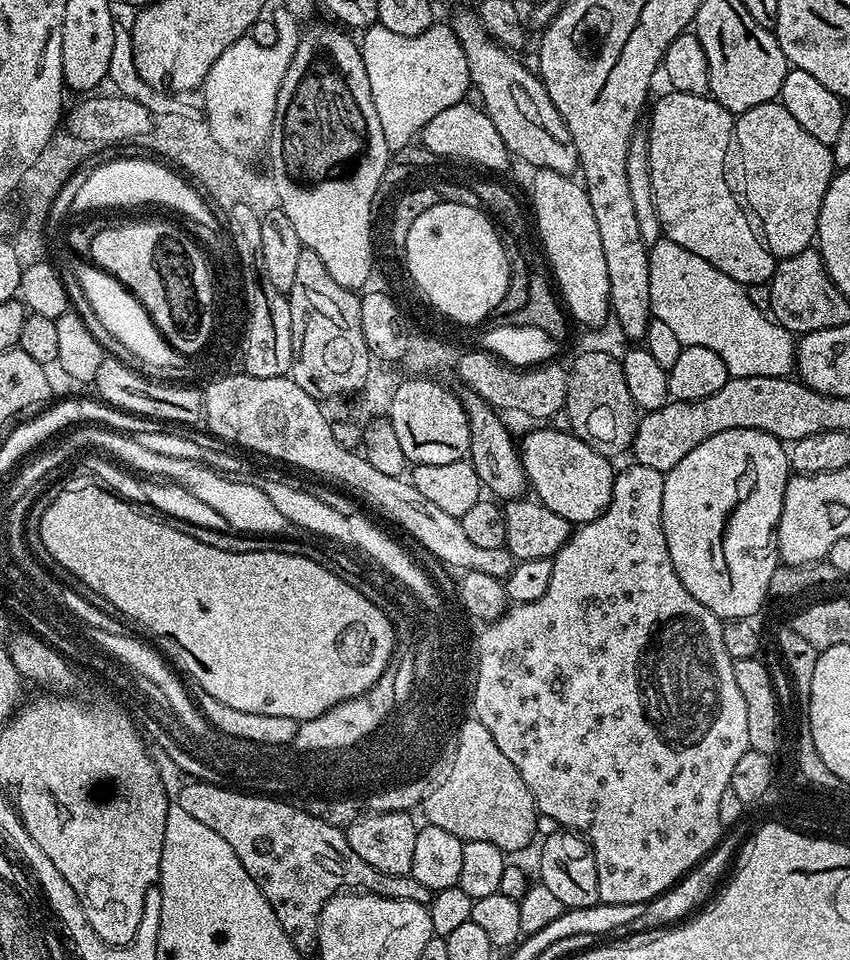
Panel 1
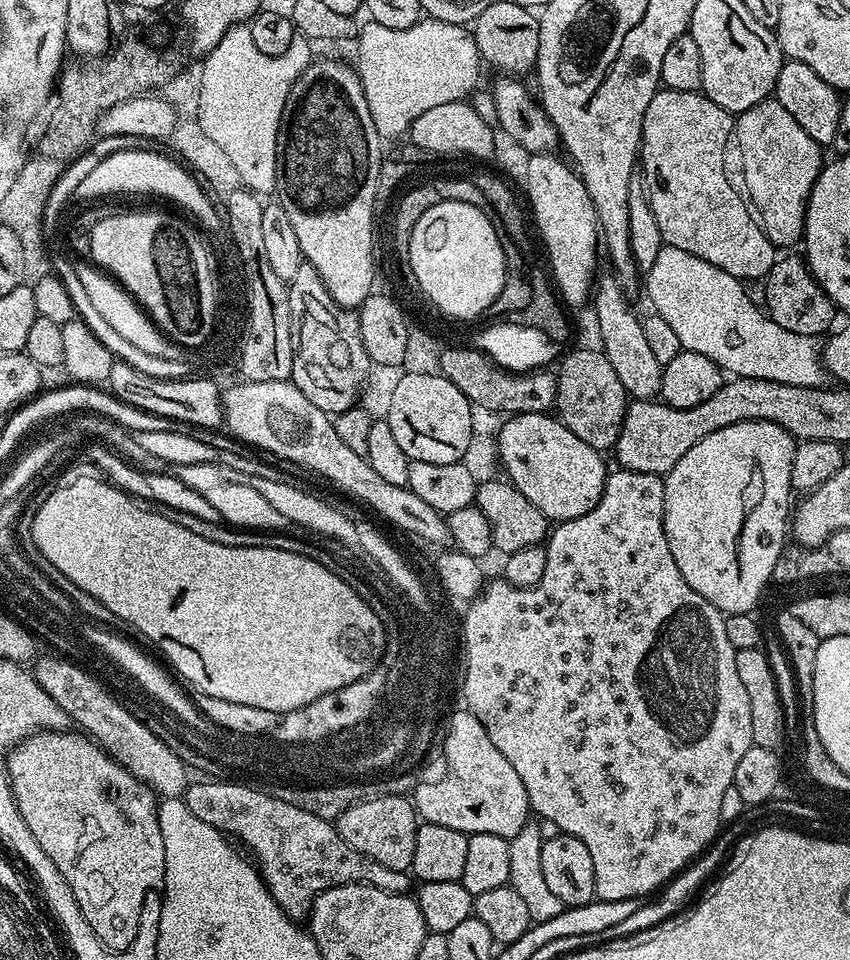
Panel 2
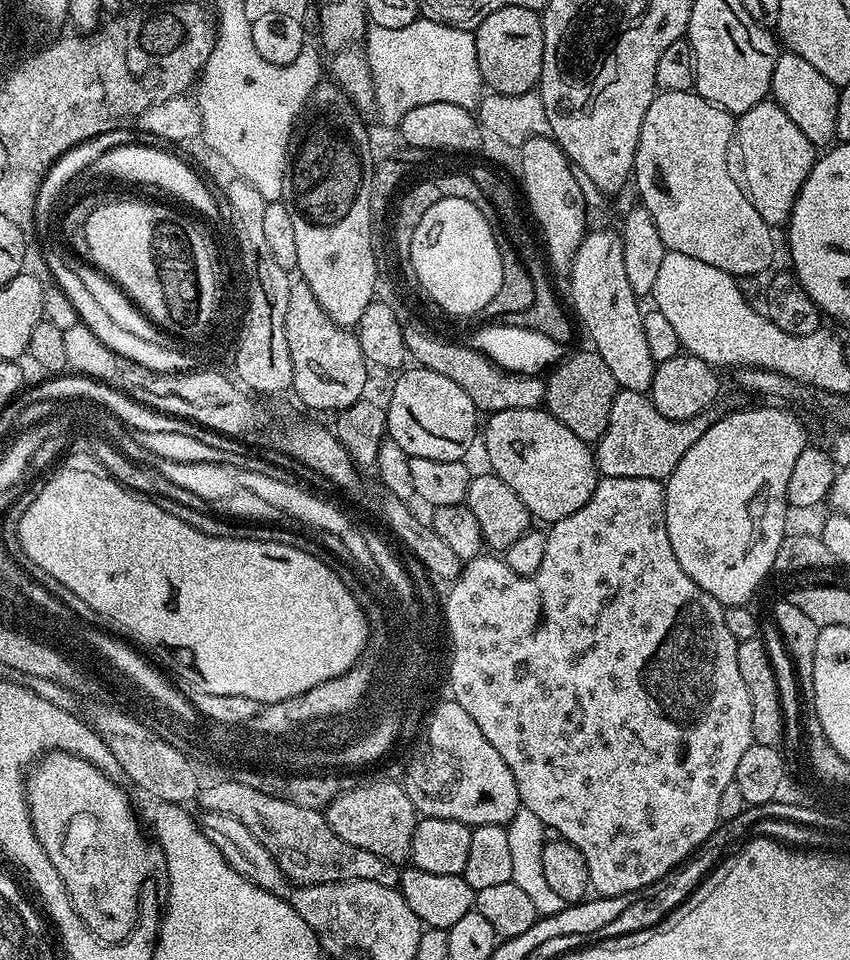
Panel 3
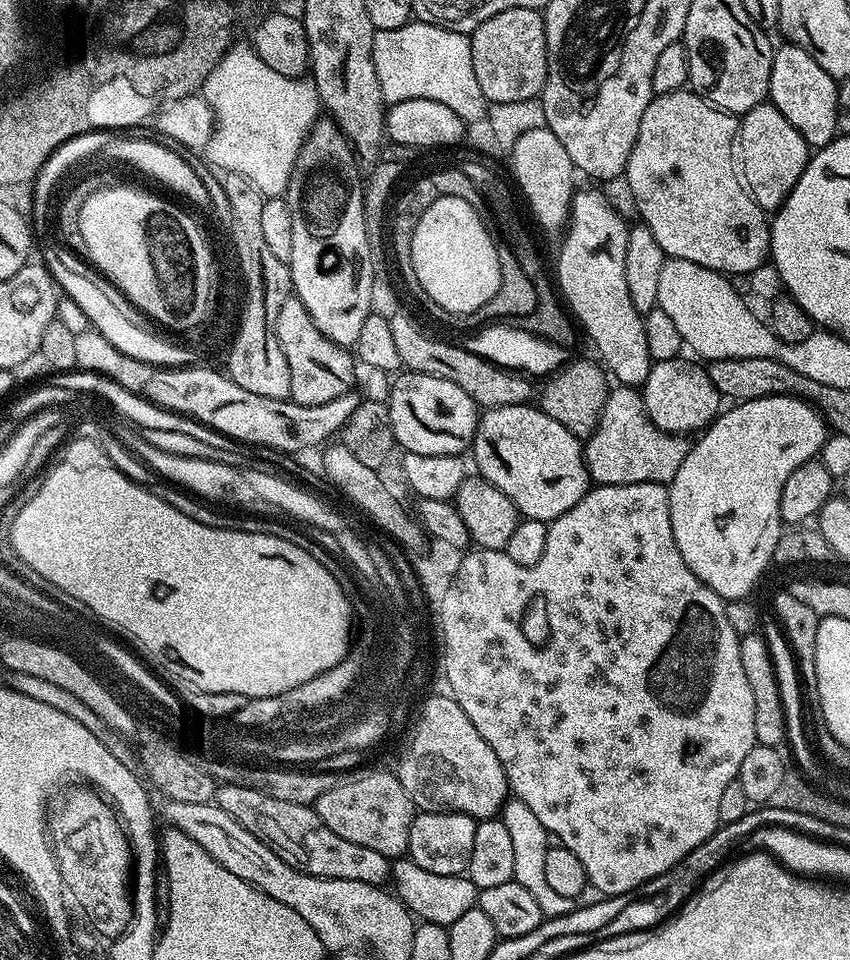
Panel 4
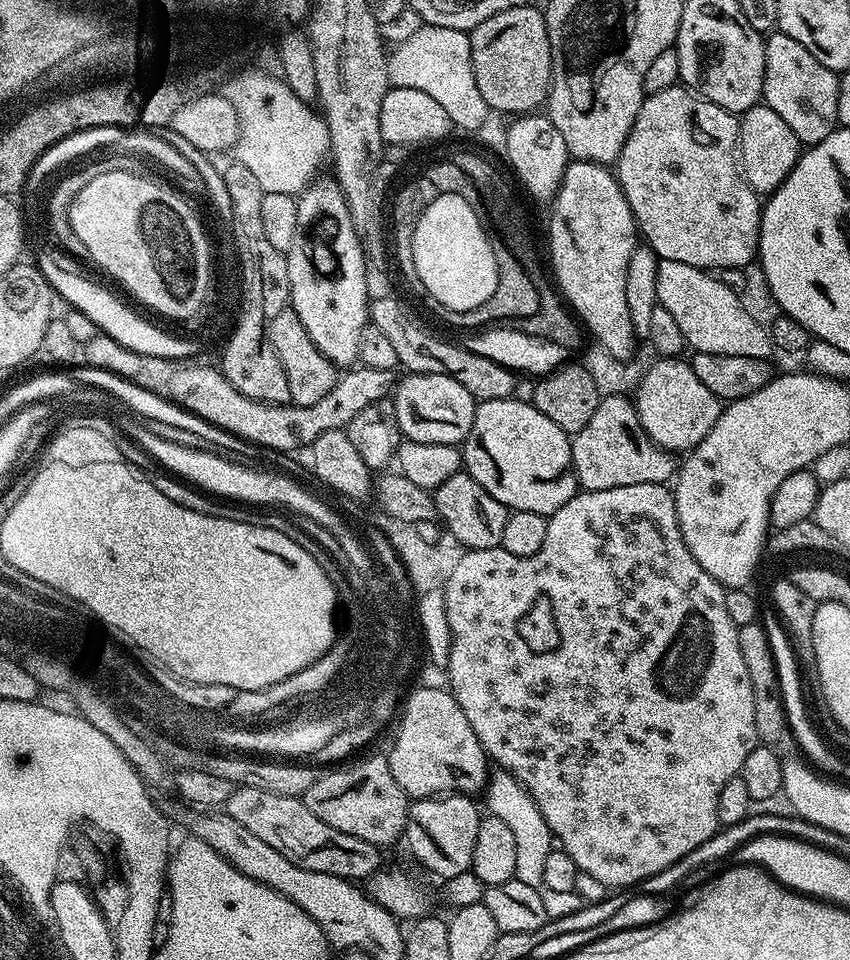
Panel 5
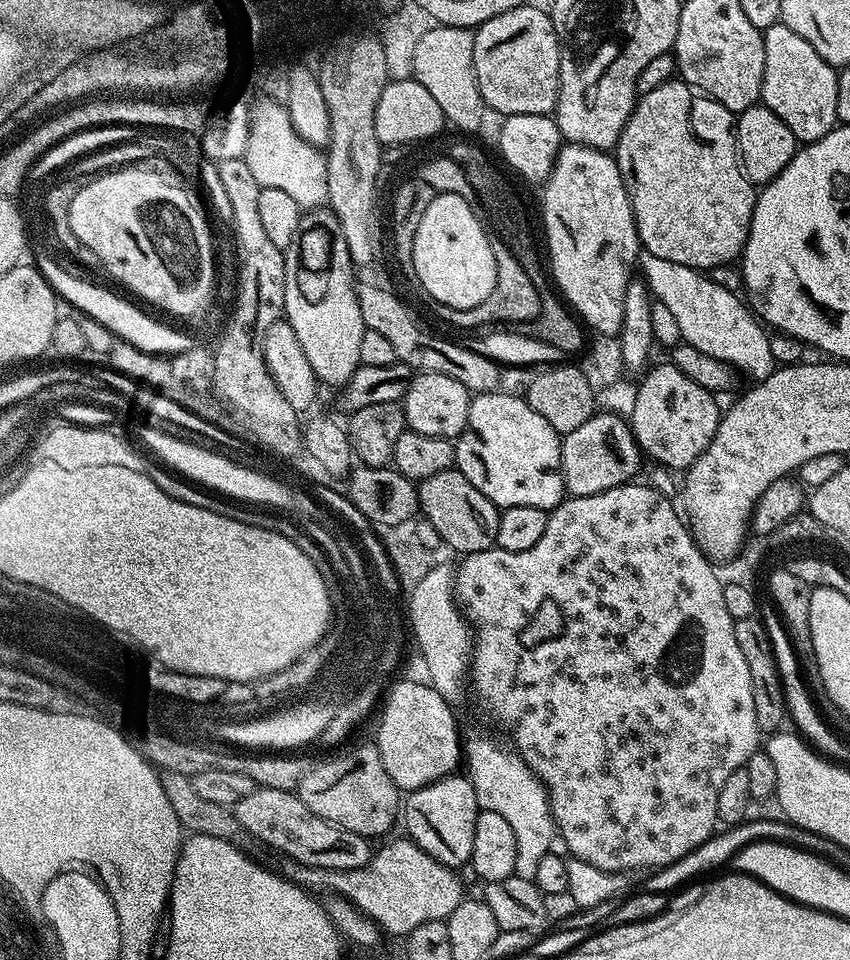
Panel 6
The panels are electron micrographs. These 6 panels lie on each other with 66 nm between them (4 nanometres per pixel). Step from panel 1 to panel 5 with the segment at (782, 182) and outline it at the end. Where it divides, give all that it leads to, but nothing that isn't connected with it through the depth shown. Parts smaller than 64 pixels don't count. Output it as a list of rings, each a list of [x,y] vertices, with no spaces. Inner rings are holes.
[[[763,102],[746,110],[739,121],[738,167],[744,181],[758,194],[776,192],[801,158],[802,145],[799,138],[794,130],[790,130],[790,126],[786,126],[786,122],[782,122],[782,117],[774,114],[774,110],[770,110],[770,106]]]

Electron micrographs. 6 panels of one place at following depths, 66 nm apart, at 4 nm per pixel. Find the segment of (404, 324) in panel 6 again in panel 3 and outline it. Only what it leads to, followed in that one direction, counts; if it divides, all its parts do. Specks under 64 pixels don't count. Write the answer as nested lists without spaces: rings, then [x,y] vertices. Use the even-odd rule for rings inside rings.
[[[405,331],[404,341],[408,347],[408,355],[419,367],[434,370],[434,374],[442,374],[450,378],[457,386],[466,390],[470,402],[481,413],[491,414],[502,410],[530,410],[541,407],[544,403],[545,381],[536,374],[510,372],[493,364],[487,356],[477,348],[464,344],[451,344],[448,340],[439,340],[436,336],[427,336],[424,332]]]

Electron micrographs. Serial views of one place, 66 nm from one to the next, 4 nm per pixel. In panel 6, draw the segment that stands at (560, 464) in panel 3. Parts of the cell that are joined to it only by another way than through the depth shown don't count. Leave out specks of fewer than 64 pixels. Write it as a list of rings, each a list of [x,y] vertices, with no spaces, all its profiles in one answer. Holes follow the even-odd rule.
[[[504,391],[482,392],[469,399],[468,425],[455,441],[455,467],[501,510],[510,506],[538,506],[545,510],[557,508],[566,498],[564,475],[560,473],[561,433],[556,432],[554,426],[538,414],[538,410],[530,407],[523,395],[511,396]]]

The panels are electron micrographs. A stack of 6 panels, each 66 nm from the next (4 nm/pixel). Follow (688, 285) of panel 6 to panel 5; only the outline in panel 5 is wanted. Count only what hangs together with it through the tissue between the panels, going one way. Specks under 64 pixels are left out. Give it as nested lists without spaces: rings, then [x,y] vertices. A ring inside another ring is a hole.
[[[661,260],[658,266],[658,304],[659,307],[670,310],[670,315],[678,322],[684,335],[684,343],[689,349],[710,354],[742,354],[746,358],[768,360],[774,345],[769,329],[764,328],[750,314],[746,314],[742,302],[738,302],[738,294],[730,290],[720,281],[719,275],[703,268],[686,266],[686,262],[670,262]]]

